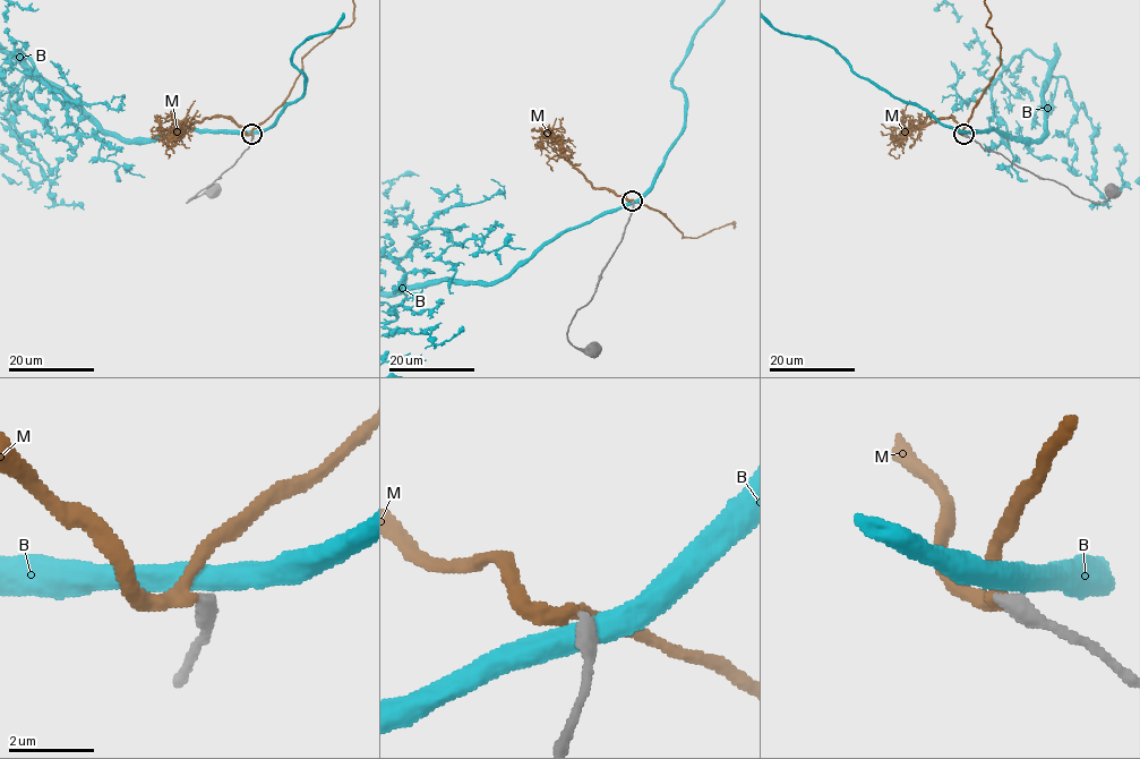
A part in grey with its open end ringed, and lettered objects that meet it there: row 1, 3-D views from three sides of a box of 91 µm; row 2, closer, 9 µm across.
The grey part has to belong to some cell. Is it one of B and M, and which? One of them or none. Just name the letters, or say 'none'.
M

